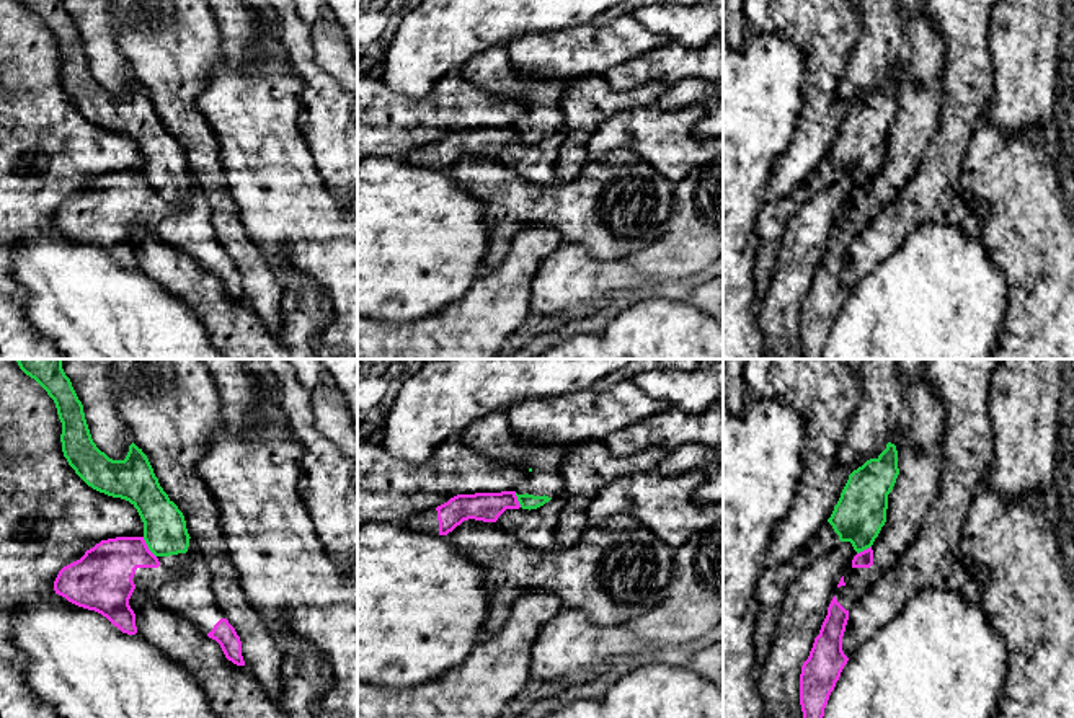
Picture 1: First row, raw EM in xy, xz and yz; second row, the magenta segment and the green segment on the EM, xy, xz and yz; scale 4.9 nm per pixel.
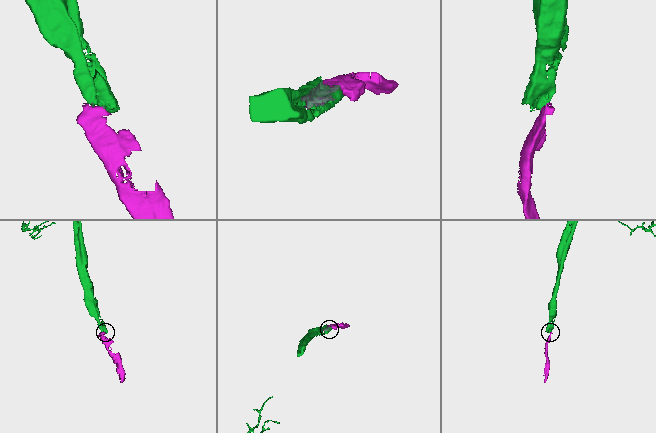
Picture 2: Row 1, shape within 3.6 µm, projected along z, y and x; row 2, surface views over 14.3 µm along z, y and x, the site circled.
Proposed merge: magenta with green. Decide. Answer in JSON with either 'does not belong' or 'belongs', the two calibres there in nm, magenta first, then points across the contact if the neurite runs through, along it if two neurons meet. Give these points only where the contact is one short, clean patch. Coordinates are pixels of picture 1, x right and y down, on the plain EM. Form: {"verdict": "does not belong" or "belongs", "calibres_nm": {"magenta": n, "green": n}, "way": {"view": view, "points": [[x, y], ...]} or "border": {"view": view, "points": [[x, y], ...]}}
{"verdict": "does not belong", "calibres_nm": {"magenta": 280, "green": 220}, "border": {"view": "xy", "points": [[142, 172], [155, 191]]}}

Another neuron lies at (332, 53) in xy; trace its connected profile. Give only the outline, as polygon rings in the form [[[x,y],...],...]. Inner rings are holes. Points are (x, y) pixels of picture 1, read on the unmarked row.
[[[292,0],[300,20],[308,26],[315,62],[344,90],[357,93],[357,64],[346,36],[325,0]]]

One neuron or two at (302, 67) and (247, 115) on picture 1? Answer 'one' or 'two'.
two

